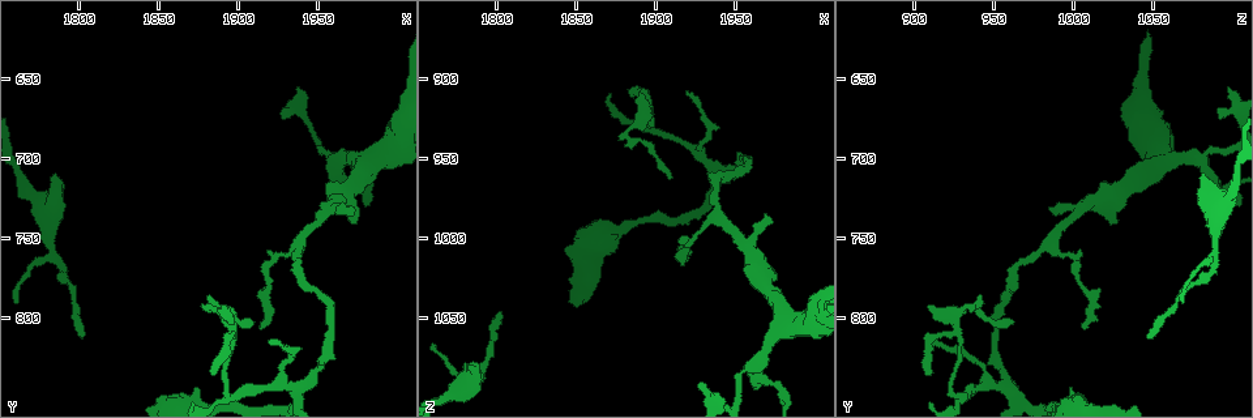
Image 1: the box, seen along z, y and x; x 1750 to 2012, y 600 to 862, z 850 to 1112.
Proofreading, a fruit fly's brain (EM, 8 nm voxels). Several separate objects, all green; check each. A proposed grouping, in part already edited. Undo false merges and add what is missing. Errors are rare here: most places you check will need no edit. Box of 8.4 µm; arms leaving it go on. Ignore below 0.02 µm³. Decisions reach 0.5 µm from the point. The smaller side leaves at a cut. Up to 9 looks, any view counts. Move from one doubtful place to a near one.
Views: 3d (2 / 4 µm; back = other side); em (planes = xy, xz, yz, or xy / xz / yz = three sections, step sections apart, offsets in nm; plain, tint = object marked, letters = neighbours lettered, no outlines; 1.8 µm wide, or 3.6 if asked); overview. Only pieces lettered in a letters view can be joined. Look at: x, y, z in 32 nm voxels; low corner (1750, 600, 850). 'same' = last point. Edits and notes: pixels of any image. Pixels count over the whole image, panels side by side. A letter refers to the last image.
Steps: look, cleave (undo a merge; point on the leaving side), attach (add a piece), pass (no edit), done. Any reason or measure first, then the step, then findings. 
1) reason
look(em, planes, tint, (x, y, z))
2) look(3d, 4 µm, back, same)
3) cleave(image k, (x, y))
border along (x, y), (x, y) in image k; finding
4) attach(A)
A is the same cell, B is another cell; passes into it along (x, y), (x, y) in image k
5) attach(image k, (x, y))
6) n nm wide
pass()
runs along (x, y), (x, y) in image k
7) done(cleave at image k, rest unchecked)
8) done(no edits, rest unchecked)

branch stops here
look(3d, 4 µm, (1786, 710, 1082))

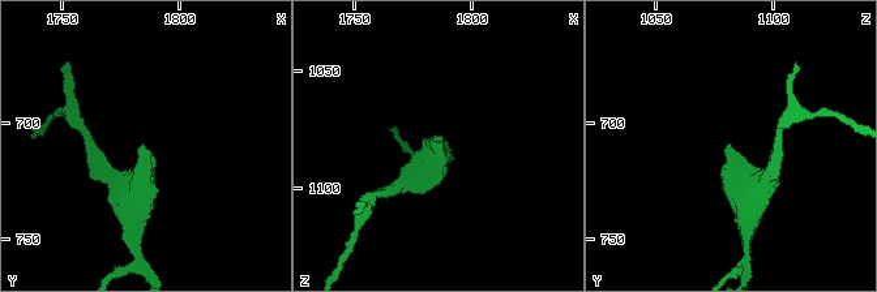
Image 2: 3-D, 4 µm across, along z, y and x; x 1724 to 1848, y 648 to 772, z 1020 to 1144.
need the tissue
look(em, planes, letters, (1785, 709, 1083))

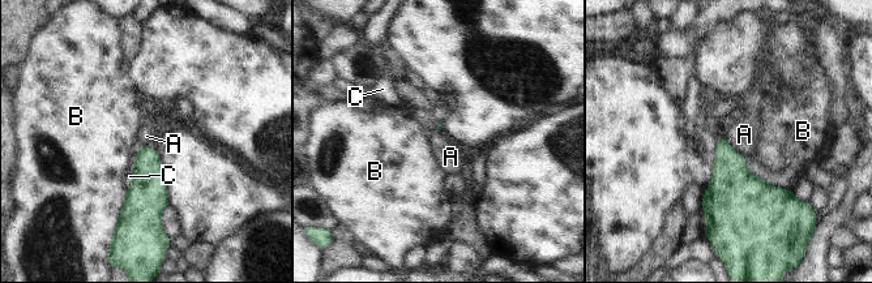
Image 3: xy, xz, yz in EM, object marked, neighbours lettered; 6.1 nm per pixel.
pass()
A, B and C are other cells; border along (722, 136), (746, 158) in image 3; no lettered piece goes on from it

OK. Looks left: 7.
look(3d, 2 µm, (1788, 764, 1088))

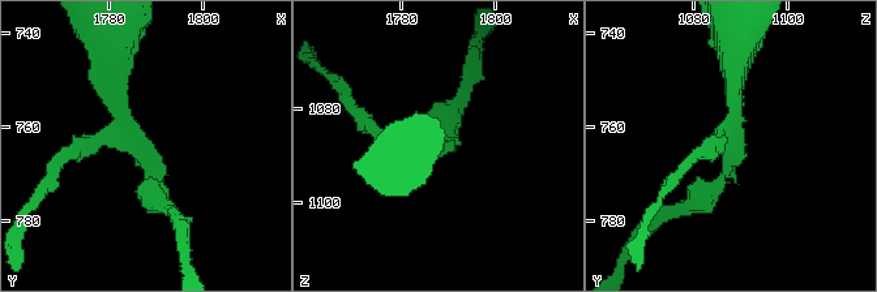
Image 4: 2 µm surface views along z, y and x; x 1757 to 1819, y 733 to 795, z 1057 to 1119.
look(em, 3.6 µm, xy, step 8, letters, (1786, 764, 1088))

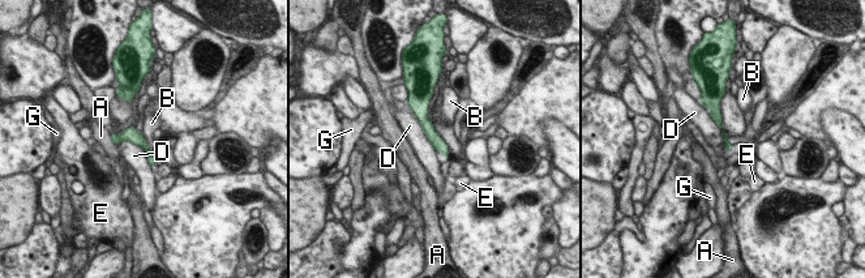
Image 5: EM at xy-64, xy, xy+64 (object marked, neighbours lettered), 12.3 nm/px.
another direction
look(em, 3.6 µm, planes, letters, same)

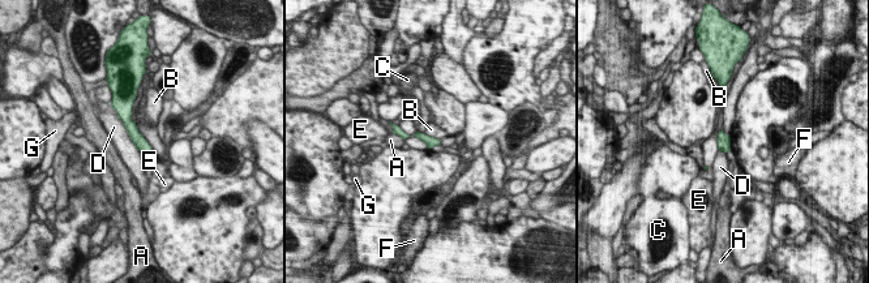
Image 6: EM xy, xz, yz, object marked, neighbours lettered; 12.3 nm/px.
pass()
A, B, C, D, E, F and G are other cells; all the same cell

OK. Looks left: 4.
sudden change in width
look(em, planes, tint, (1894, 808, 924))

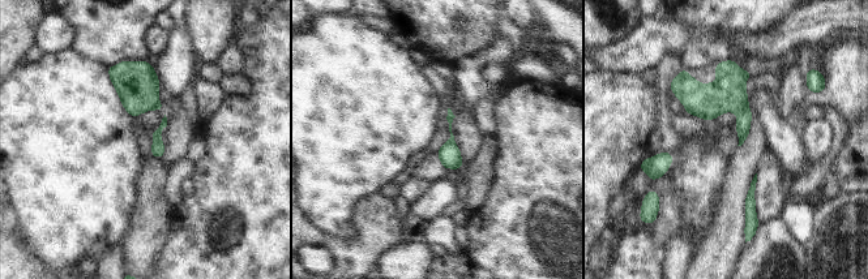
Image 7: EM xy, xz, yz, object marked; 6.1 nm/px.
look(em, planes, letters, same)

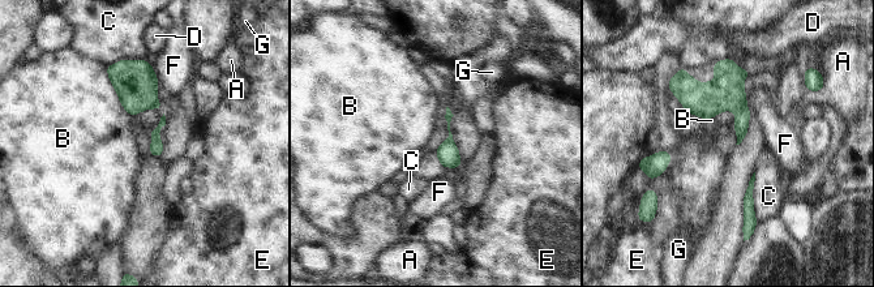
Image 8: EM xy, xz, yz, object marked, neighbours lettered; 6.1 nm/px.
pass()
A, B, C, D, E, F and G are other cells; border along (105, 67), (119, 102), (131, 115) in image 8; one cell here

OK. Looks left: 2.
four arms meet
look(em, planes, letters, (1938, 842, 958))

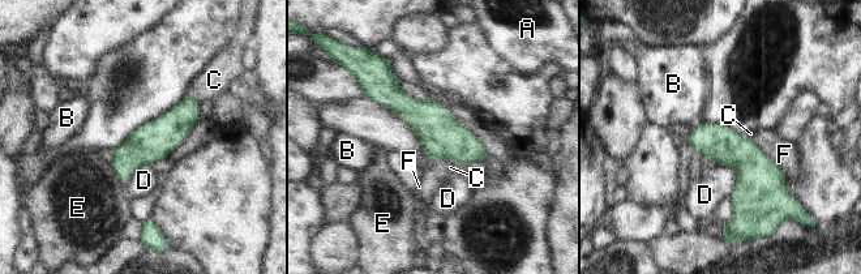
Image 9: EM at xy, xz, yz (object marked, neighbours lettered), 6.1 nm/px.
pass()
A, B, C, D, E and F are other cells; runs along (384, 78), (411, 111), (483, 155) in image 9; one cell here

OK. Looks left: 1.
done(no edits, rest unchecked)

